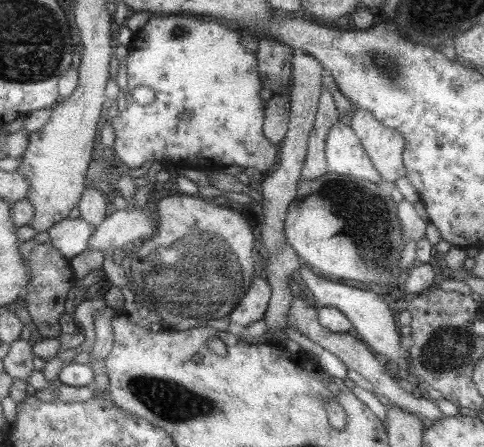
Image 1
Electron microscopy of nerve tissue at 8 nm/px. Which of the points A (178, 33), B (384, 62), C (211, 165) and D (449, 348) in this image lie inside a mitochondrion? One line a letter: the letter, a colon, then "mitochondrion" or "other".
A: mitochondrion
B: mitochondrion
C: other
D: mitochondrion

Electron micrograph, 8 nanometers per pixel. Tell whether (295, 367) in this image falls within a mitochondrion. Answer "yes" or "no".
no

